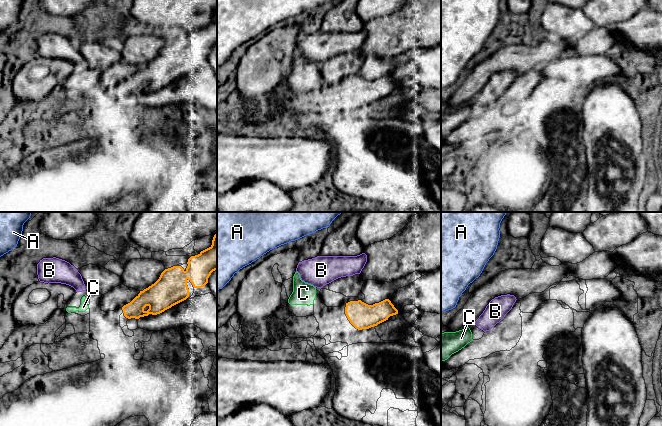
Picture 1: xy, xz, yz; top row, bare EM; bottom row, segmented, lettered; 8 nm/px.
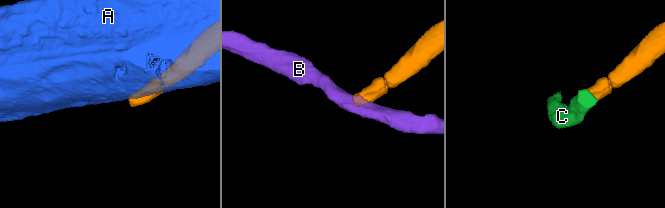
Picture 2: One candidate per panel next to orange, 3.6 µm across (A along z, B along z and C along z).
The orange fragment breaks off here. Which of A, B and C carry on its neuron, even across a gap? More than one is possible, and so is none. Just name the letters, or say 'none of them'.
none of them

